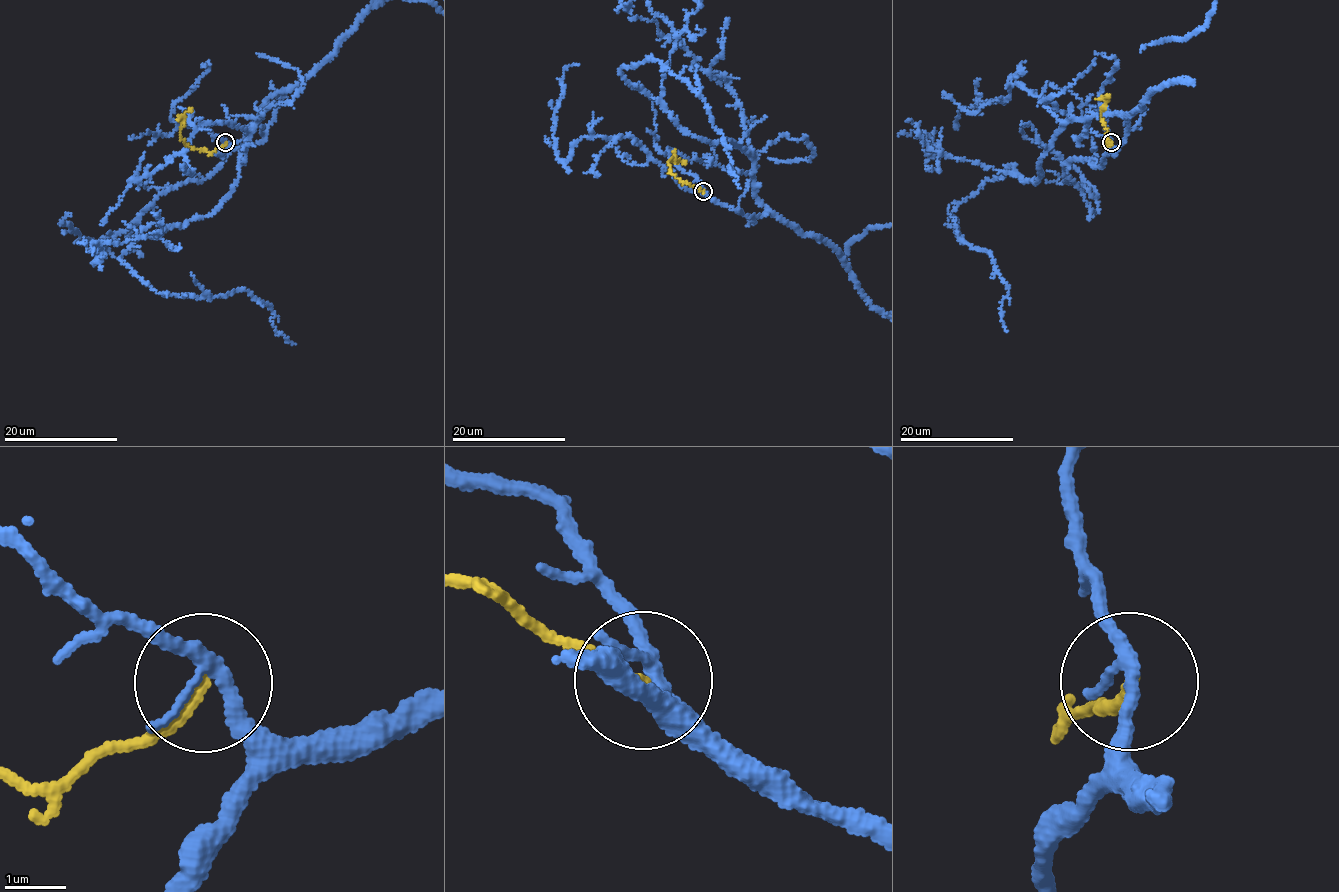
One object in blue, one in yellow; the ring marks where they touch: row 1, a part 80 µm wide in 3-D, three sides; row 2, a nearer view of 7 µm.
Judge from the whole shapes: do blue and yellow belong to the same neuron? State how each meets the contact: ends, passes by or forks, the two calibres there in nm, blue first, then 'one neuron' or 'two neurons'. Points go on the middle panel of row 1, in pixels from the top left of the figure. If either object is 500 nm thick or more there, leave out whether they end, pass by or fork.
blue forks | yellow ends | 190/170 nm | two neurons

